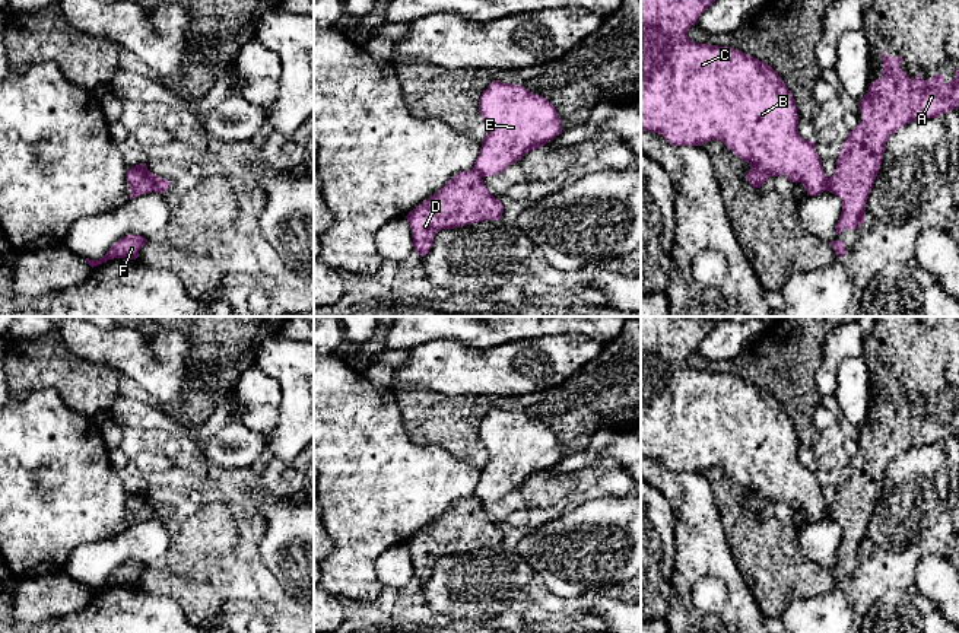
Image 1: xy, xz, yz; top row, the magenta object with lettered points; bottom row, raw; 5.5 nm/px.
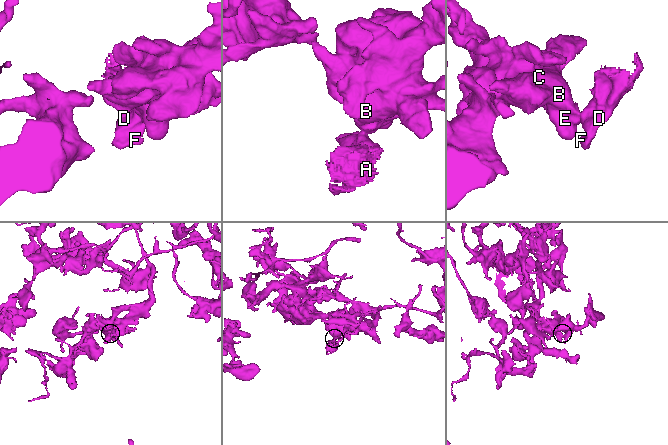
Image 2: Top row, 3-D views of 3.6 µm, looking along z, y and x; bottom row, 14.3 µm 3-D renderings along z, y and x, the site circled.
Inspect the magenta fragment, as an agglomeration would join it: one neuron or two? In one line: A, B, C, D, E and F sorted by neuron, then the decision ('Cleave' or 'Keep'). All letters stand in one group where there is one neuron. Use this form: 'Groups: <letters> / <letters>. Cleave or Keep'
Groups: A D F / B C E. Cleave

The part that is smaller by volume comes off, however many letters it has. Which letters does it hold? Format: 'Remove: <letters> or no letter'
Remove: A, D, F

